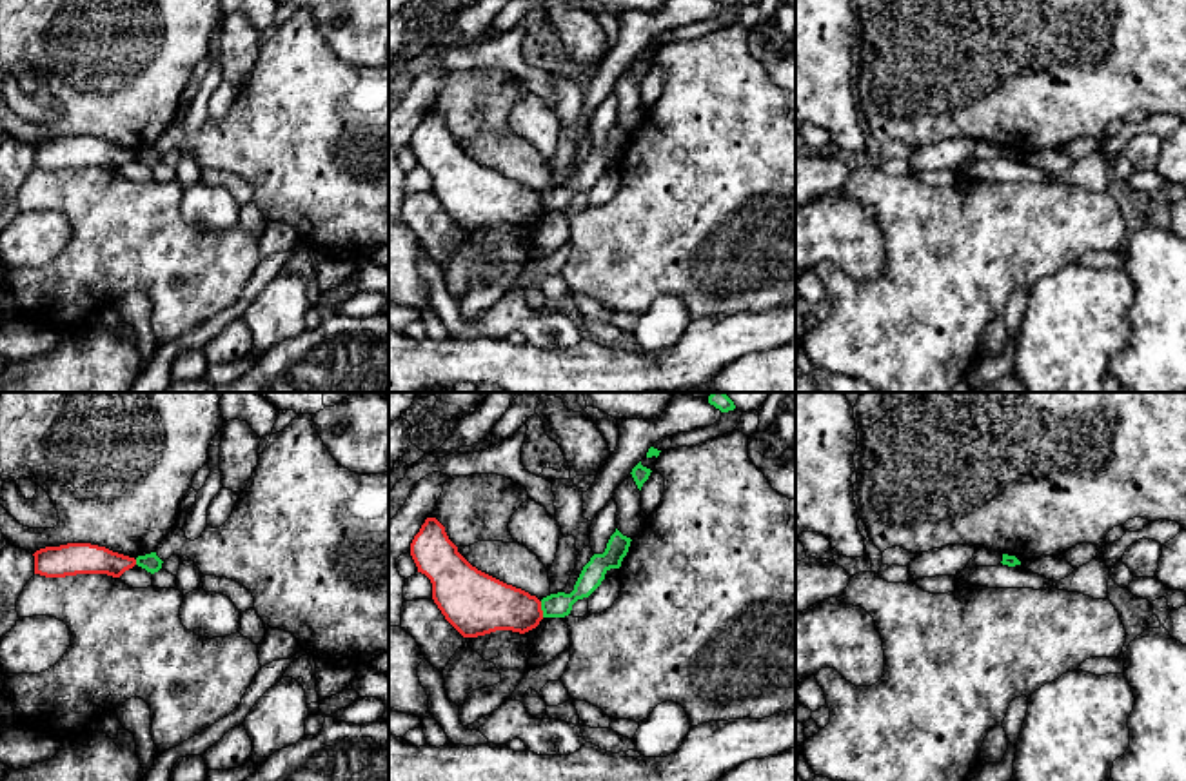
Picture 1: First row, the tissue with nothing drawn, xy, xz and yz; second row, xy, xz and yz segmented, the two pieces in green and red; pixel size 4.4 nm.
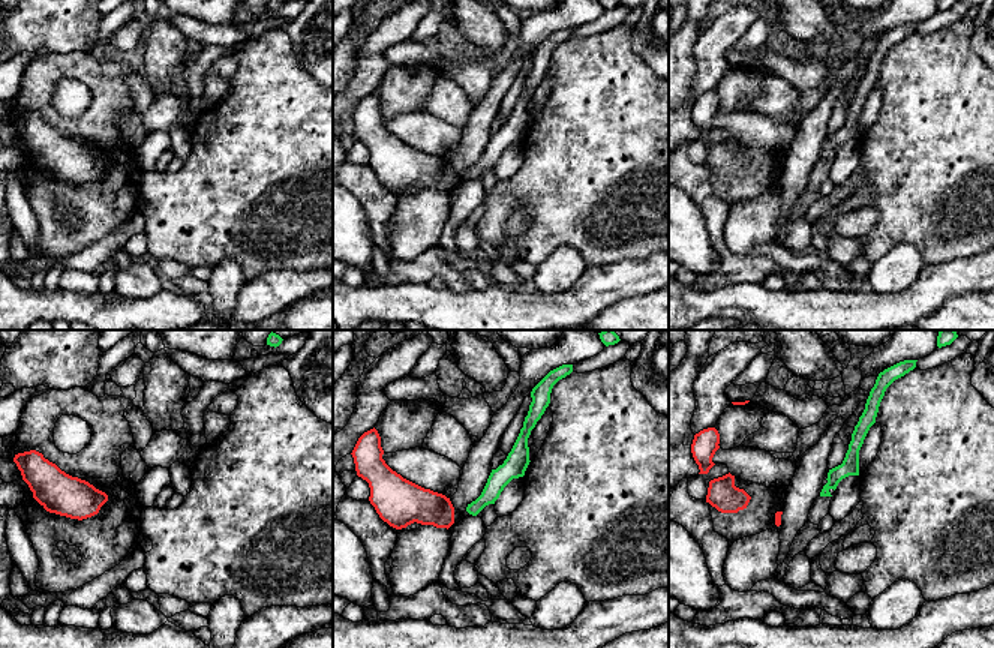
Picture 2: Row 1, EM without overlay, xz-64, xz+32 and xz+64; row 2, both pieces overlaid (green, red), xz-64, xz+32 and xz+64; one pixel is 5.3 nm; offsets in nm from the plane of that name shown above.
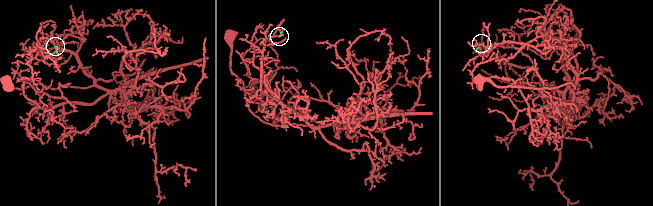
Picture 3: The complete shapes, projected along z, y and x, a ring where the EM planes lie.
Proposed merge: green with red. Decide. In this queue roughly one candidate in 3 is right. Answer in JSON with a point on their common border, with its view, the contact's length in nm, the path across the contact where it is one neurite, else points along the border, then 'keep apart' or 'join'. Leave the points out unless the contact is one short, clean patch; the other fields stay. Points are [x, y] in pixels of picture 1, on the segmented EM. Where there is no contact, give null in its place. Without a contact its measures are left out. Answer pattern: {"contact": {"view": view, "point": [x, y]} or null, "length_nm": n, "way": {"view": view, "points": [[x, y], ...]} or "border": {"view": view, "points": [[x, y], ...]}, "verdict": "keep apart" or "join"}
{"contact": {"view": "xz", "point": [542, 609]}, "length_nm": 70, "border": {"view": "xz", "points": [[540, 602], [543, 616]]}, "verdict": "keep apart"}

